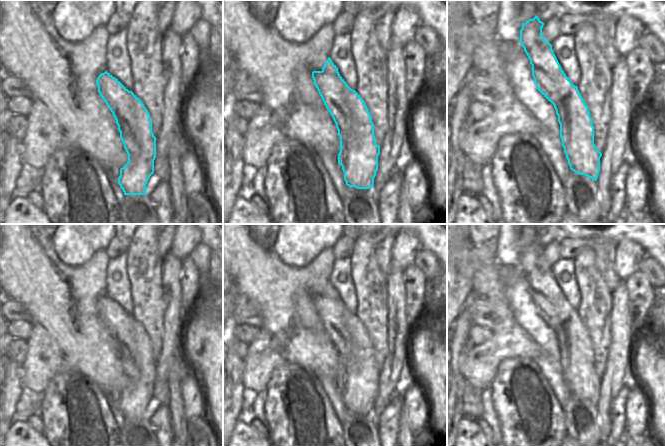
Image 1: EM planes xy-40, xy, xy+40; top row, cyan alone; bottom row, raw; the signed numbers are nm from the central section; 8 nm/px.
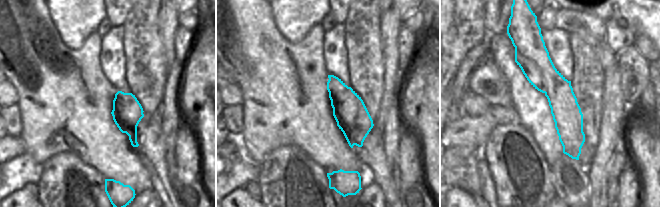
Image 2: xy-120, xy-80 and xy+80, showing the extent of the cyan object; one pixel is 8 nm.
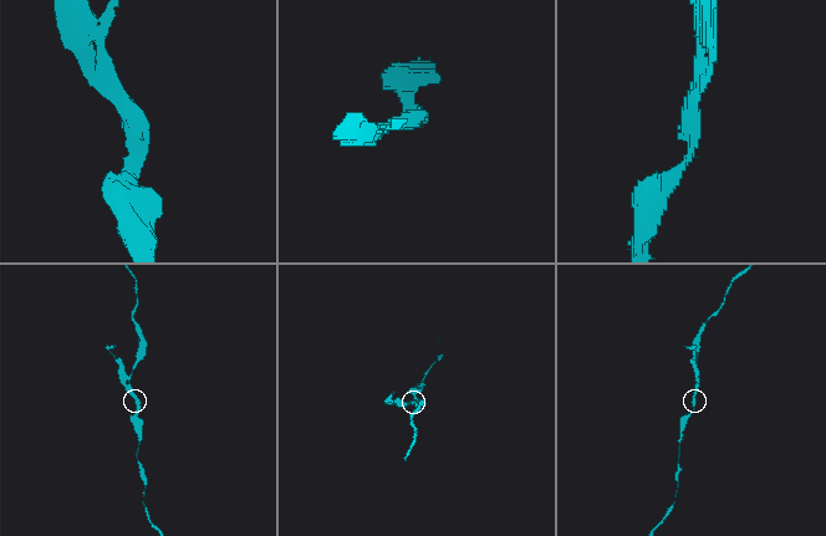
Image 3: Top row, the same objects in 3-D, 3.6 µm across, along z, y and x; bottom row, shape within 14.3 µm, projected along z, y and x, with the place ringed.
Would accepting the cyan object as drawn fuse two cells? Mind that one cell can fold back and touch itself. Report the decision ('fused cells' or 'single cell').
fused cells

